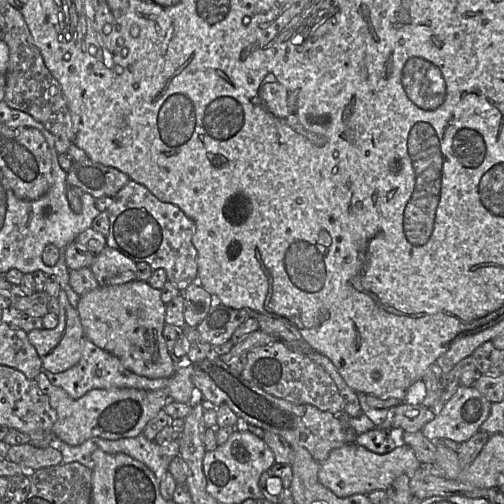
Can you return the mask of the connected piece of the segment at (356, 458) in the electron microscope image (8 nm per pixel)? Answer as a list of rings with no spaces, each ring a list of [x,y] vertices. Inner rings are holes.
[[[347,443],[333,449],[327,459],[319,464],[319,482],[340,498],[386,490],[398,476],[412,476],[421,466],[413,449],[407,444],[396,447],[389,453],[378,454],[356,443]]]

